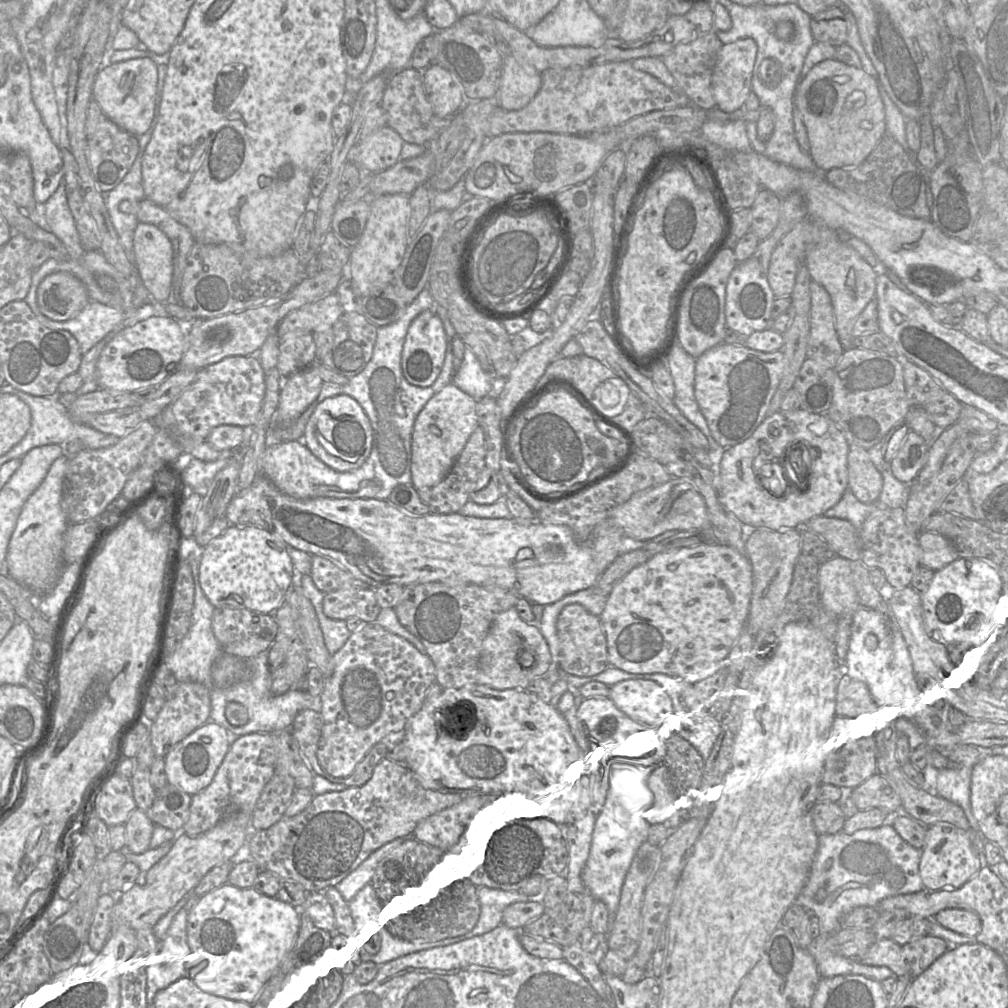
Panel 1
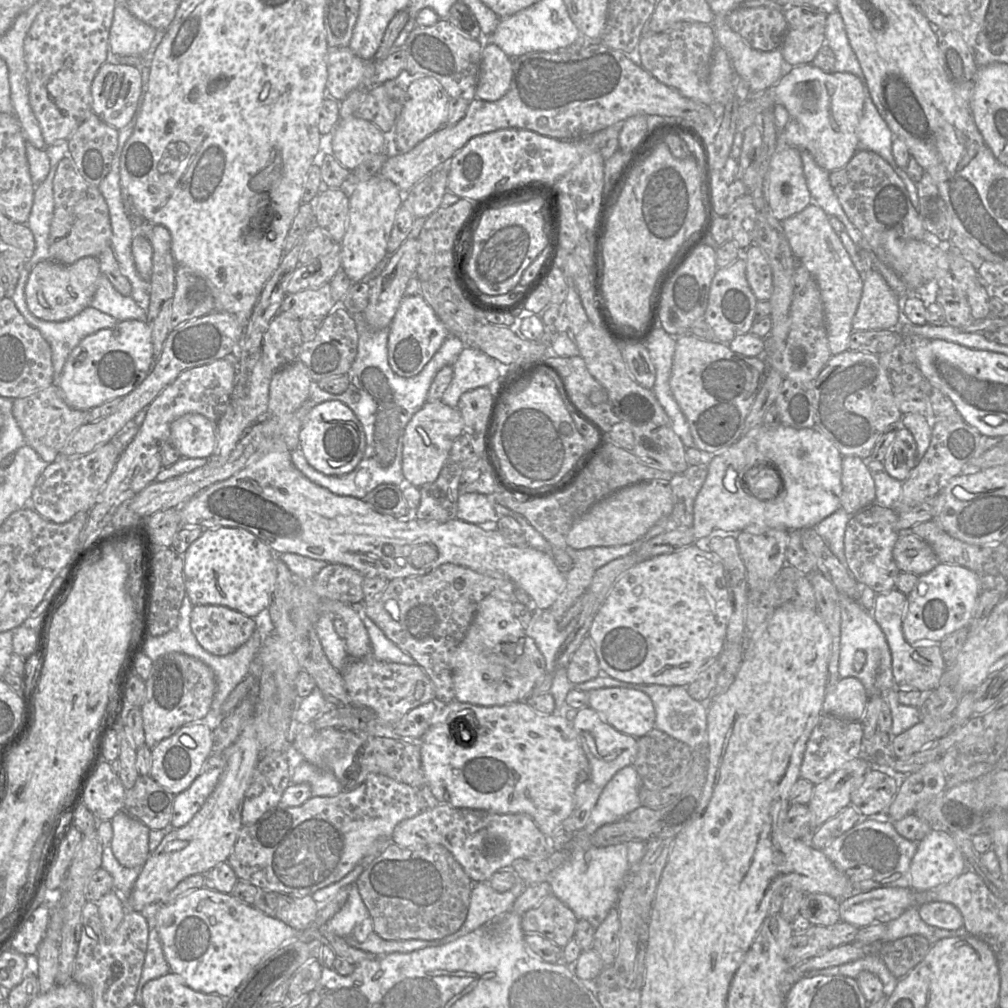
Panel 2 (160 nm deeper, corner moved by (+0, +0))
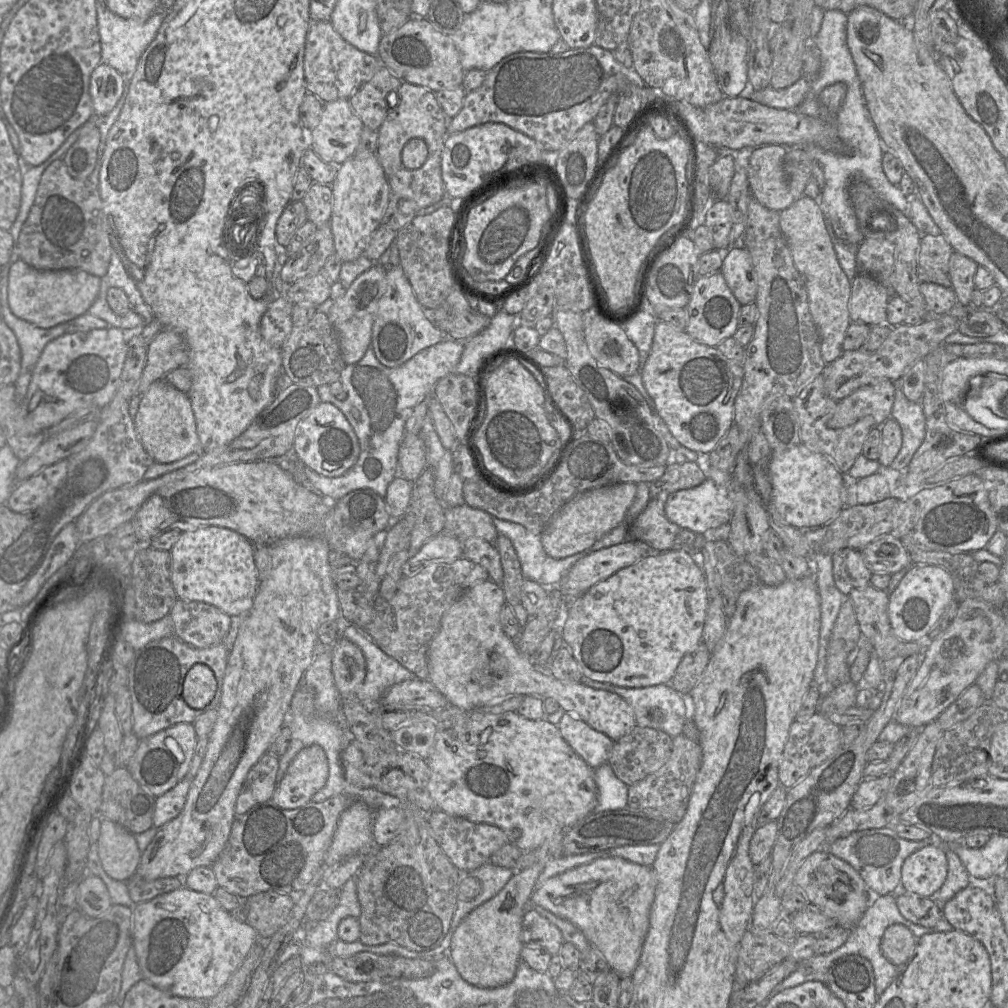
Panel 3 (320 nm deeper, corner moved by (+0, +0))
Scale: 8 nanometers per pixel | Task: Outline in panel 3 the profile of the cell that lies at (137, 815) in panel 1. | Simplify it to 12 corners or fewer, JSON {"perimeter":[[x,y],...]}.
{"perimeter":[[102,818],[102,868],[126,882],[142,852],[130,831]]}

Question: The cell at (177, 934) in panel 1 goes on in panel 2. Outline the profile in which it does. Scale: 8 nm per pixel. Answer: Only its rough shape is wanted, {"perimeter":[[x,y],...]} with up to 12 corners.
{"perimeter":[[150,929],[147,951],[134,1003],[142,1005],[147,982],[171,971],[158,933]]}

